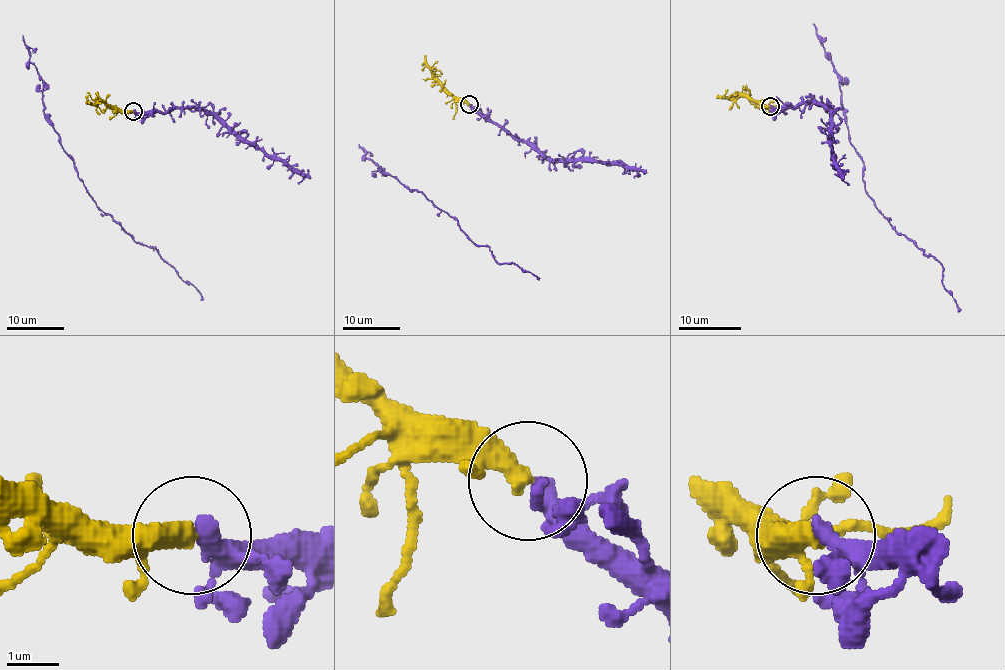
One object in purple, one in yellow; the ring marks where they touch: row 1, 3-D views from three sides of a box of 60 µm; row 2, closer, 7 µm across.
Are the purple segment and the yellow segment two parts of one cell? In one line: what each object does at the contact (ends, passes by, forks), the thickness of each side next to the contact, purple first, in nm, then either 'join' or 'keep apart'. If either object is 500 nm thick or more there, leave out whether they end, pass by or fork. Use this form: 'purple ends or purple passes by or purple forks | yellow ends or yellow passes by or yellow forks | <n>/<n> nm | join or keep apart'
purple passes by | yellow passes by | 280/280 nm | join

